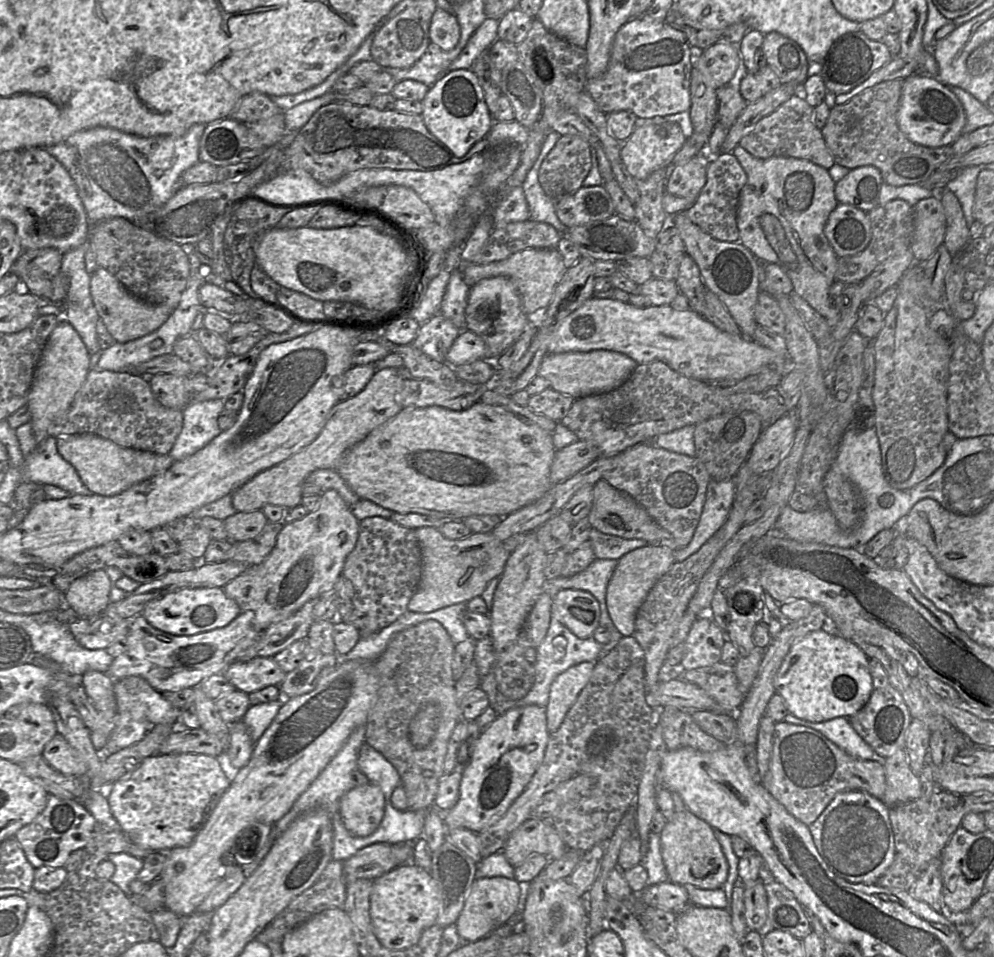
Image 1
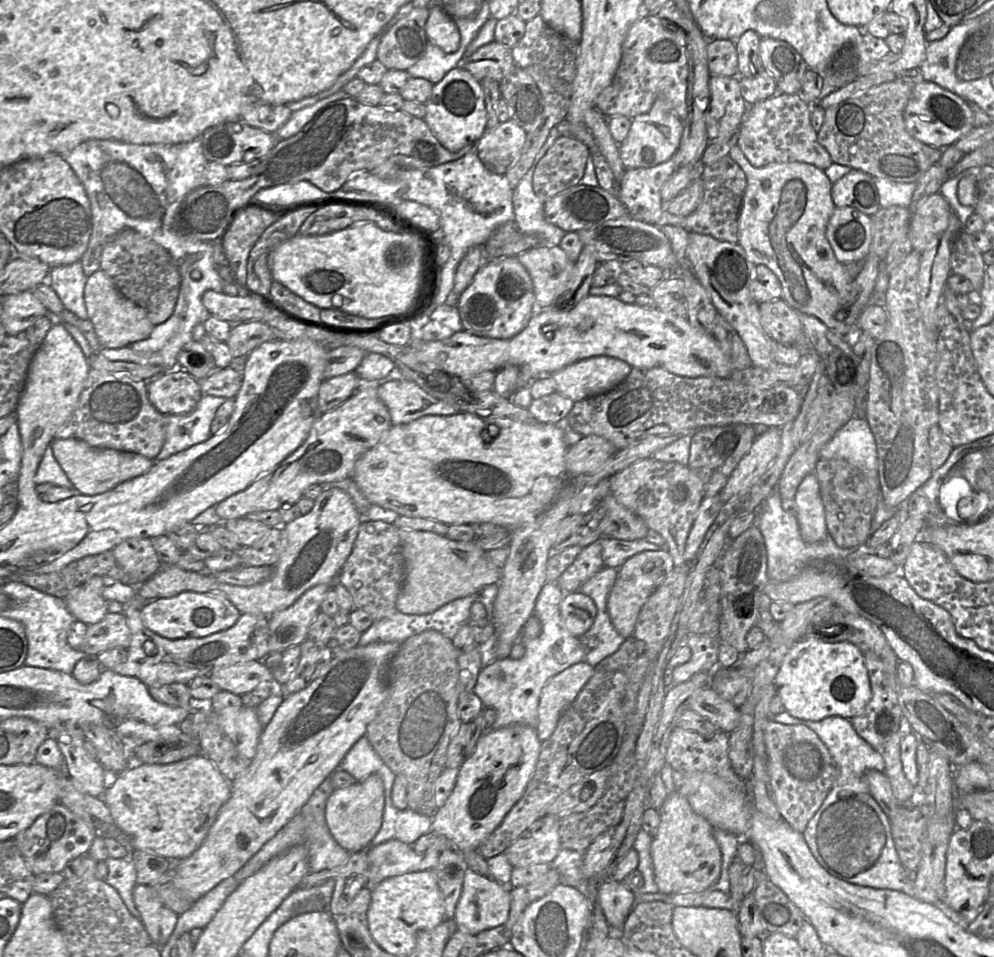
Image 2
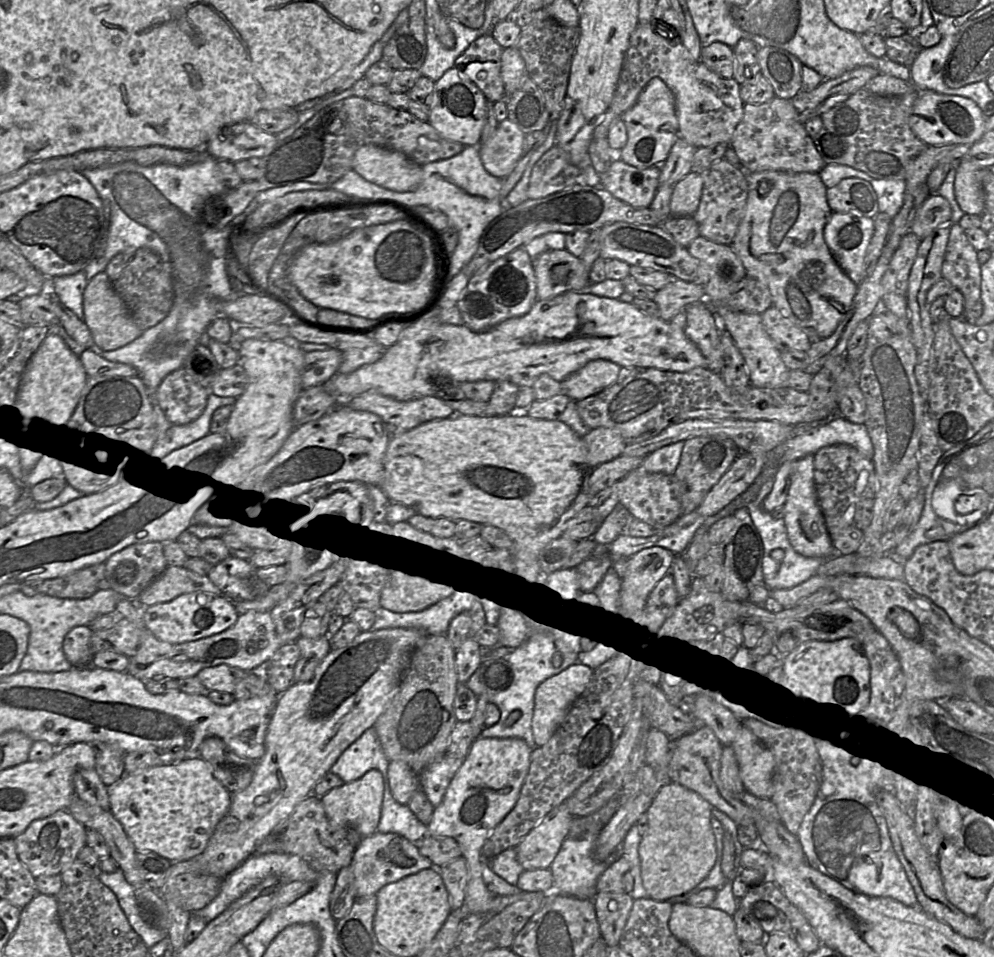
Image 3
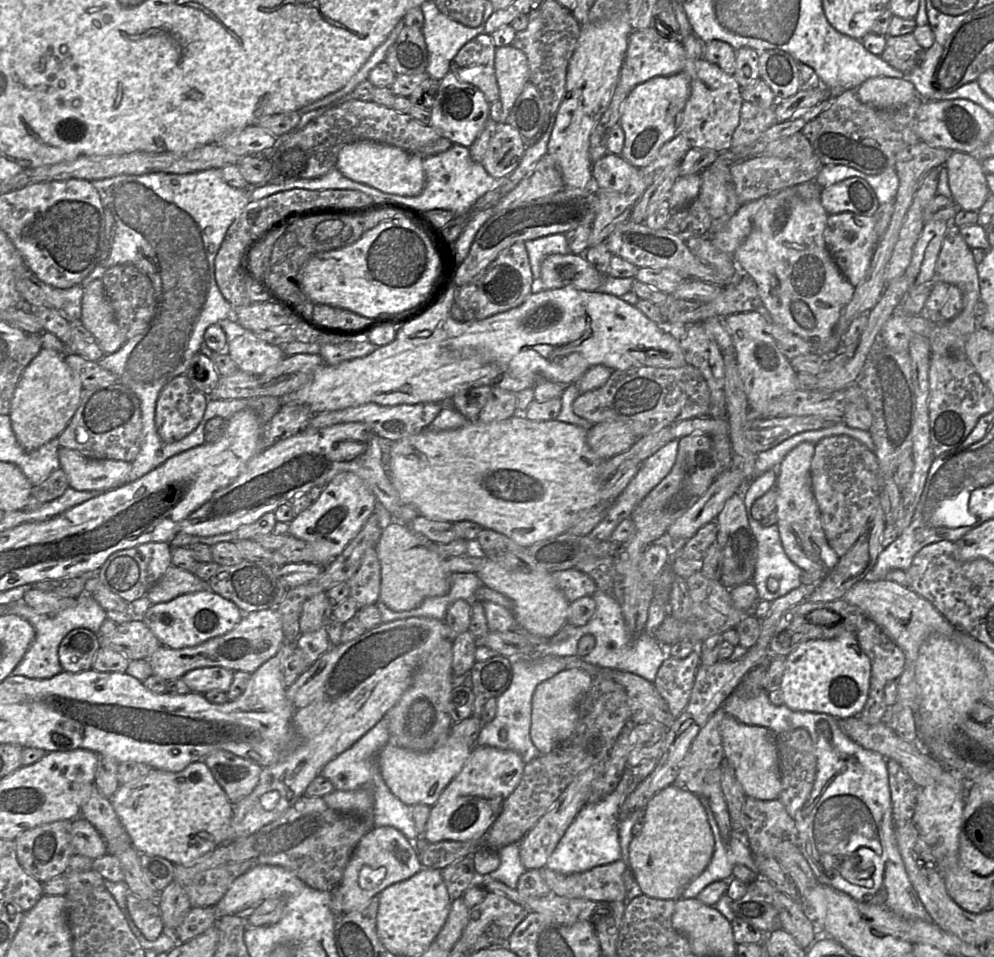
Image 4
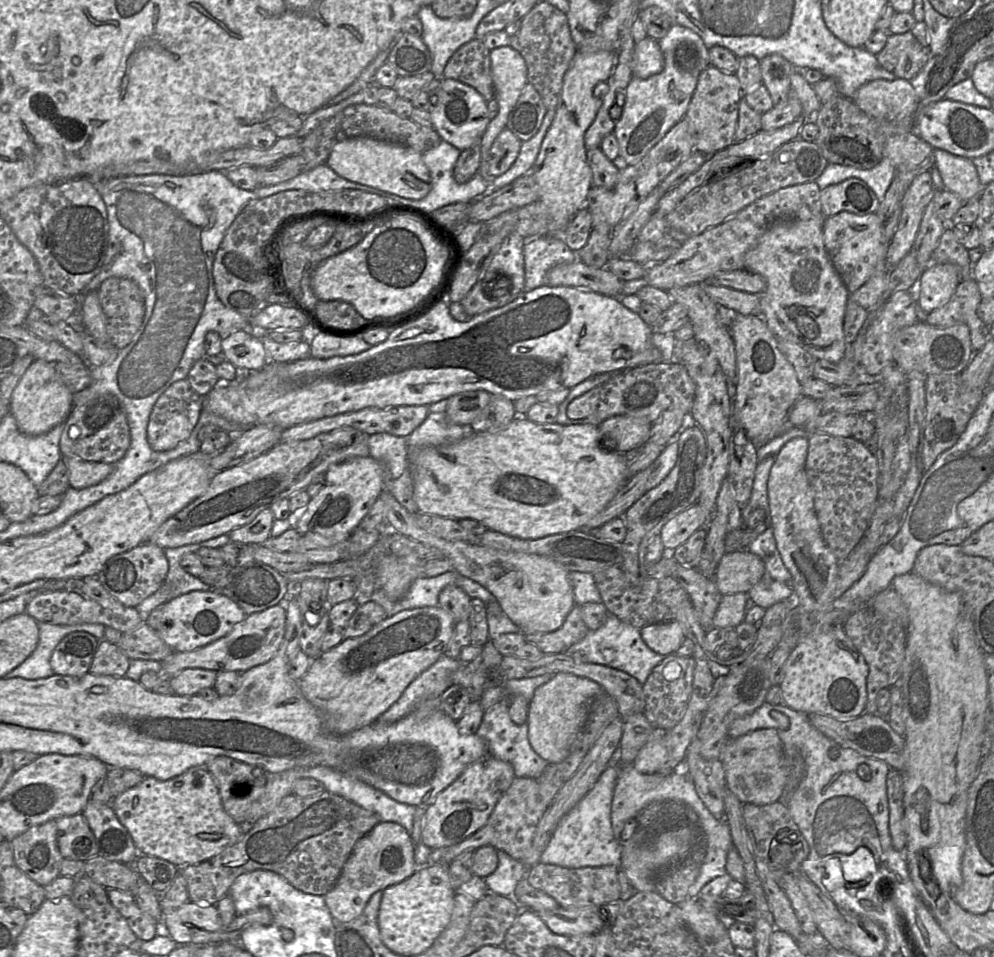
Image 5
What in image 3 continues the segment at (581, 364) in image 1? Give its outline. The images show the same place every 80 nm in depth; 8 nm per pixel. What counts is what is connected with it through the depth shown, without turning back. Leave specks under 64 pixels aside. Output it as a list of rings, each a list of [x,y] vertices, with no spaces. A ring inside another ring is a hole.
[[[592,360],[561,382],[562,392],[574,401],[584,399],[616,382],[620,370],[609,360]]]

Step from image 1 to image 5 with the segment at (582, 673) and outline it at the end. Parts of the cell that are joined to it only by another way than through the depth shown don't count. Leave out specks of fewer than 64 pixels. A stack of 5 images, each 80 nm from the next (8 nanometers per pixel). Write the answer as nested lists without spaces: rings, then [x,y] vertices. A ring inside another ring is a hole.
[[[559,672],[538,687],[528,704],[528,740],[533,750],[548,764],[563,761],[584,730],[590,706],[602,691],[596,682],[570,673]]]

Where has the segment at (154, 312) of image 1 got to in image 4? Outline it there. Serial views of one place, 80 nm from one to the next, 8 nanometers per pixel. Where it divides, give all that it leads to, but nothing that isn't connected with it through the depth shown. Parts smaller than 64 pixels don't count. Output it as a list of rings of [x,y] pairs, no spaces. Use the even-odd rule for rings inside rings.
[[[102,278],[92,281],[84,288],[81,315],[82,324],[94,336],[105,354],[117,351],[127,342],[128,339],[117,324]]]

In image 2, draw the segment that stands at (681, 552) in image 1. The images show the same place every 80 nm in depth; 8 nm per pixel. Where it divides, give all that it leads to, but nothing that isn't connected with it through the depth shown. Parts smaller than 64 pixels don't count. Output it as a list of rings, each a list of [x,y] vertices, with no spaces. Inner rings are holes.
[[[718,494],[703,497],[686,540],[683,553],[683,558],[686,561],[690,561],[696,556],[707,531],[715,521],[723,505],[724,503],[722,503]]]

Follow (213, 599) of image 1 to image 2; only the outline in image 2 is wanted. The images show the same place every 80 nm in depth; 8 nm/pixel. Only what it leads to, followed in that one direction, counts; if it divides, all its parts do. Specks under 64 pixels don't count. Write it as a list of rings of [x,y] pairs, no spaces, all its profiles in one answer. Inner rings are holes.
[[[184,591],[170,598],[147,601],[140,610],[143,624],[152,632],[171,640],[203,638],[231,628],[240,618],[239,610],[221,593]]]

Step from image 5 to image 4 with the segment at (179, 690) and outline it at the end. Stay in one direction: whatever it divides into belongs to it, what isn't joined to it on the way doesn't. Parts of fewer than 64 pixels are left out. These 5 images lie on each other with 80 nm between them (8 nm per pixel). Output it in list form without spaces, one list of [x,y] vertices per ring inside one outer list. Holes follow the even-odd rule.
[[[222,667],[193,669],[181,678],[191,692],[204,694],[209,690],[227,692],[233,680],[234,671]]]

